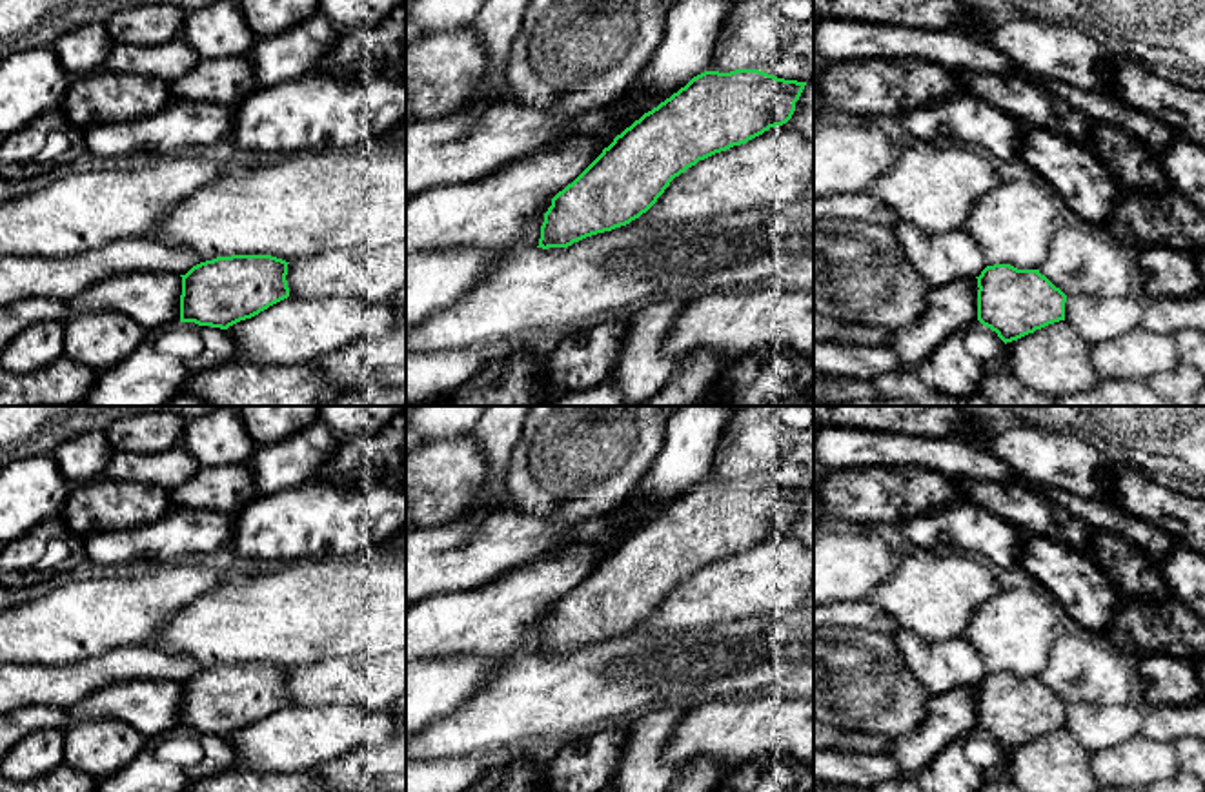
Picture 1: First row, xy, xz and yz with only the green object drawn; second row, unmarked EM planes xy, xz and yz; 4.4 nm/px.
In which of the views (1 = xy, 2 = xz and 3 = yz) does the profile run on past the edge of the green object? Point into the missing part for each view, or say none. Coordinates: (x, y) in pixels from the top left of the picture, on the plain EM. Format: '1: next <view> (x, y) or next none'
1: next none
2: next none
3: next none

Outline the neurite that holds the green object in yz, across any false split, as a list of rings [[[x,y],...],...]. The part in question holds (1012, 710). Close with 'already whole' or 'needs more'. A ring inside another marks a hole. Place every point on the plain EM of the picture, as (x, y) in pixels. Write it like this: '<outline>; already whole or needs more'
[[[987,674],[977,686],[977,728],[1007,752],[1065,728],[1067,703],[1039,677]]]; already whole

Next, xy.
[[[231,663],[182,685],[180,730],[228,737],[289,705],[288,672],[271,663]]]; already whole

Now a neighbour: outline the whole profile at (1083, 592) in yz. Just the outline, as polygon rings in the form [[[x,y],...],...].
[[[1025,535],[1021,566],[1056,599],[1061,612],[1094,634],[1105,634],[1121,597],[1083,553],[1041,535]]]

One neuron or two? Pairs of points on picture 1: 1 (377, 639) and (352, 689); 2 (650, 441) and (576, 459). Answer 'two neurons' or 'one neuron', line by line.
1: two neurons
2: one neuron

